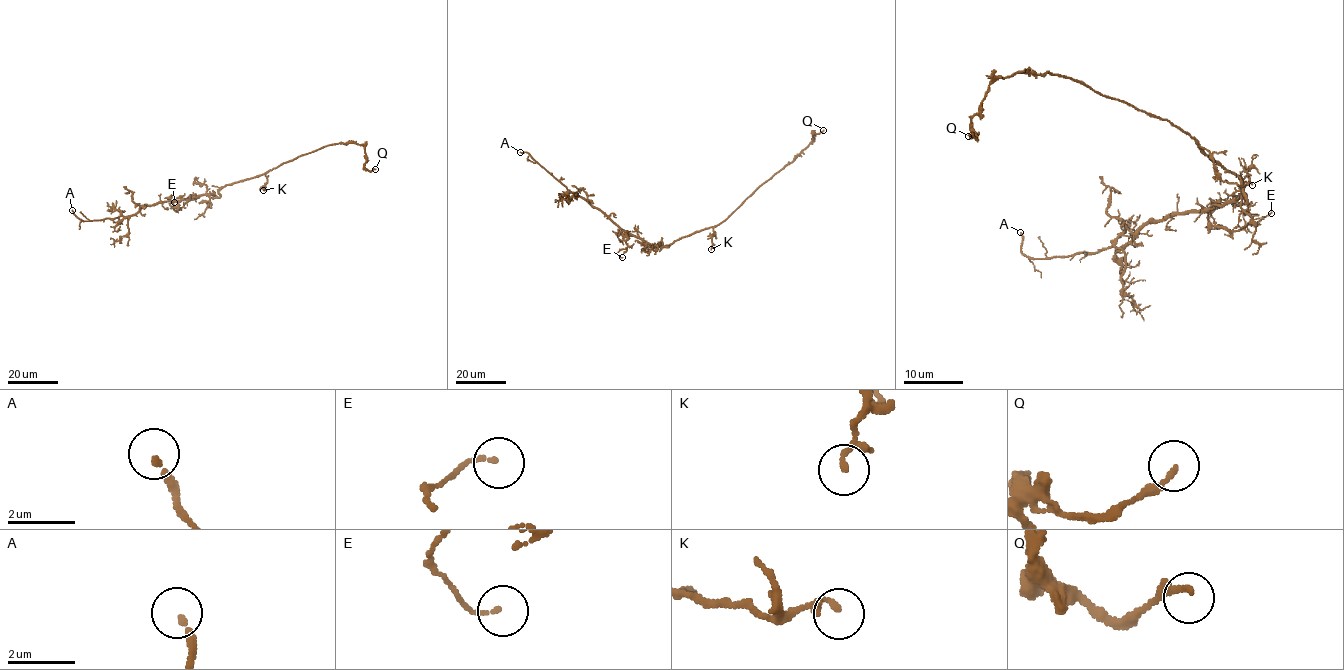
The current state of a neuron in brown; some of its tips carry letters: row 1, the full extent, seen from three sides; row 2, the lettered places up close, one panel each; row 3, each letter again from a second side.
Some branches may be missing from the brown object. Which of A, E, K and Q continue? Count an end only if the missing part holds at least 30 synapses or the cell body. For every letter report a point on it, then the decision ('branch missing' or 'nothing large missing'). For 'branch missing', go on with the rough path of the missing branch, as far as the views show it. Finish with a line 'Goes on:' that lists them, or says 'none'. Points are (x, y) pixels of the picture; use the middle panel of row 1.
A: at (520, 152); branch missing; missing branch runs (520, 152), (518, 145), (510, 148), (488, 173)
E: at (622, 257); nothing large missing
K: at (711, 249); nothing large missing
Q: at (823, 130); nothing large missing
Goes on: A

